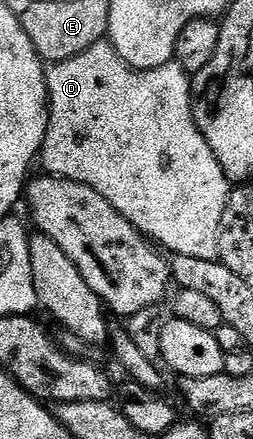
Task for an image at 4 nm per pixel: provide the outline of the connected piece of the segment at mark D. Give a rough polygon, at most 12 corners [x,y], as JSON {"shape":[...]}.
{"shape":[[174,60],[46,71],[44,171],[218,259],[233,186]]}

